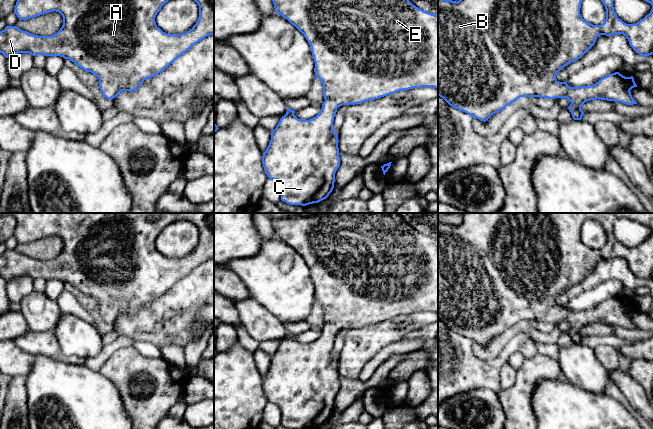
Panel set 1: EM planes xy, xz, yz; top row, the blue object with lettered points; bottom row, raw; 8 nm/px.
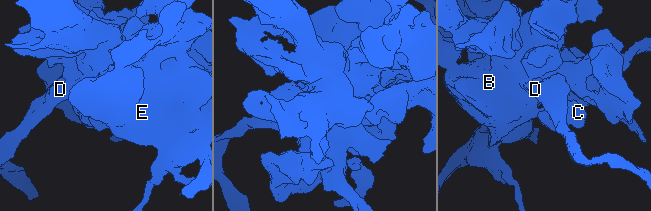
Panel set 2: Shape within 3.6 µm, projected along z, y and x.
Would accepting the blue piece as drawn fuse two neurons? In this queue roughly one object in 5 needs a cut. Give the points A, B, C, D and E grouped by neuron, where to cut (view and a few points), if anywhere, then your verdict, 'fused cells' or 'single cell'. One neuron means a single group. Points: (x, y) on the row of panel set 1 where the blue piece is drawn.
groups A B C D E; cut none; single cell

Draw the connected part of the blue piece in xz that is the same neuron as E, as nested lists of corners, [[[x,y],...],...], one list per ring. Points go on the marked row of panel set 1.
[[[272,0],[276,13],[294,25],[308,41],[315,62],[314,72],[323,84],[325,101],[320,112],[309,120],[298,119],[294,110],[287,112],[271,132],[271,140],[262,156],[262,164],[268,178],[276,180],[281,186],[281,200],[290,205],[306,206],[326,199],[334,188],[335,173],[340,166],[338,133],[333,131],[333,121],[337,108],[342,105],[355,105],[375,100],[399,91],[420,87],[438,89],[438,15],[426,12],[413,5],[409,0]]]

